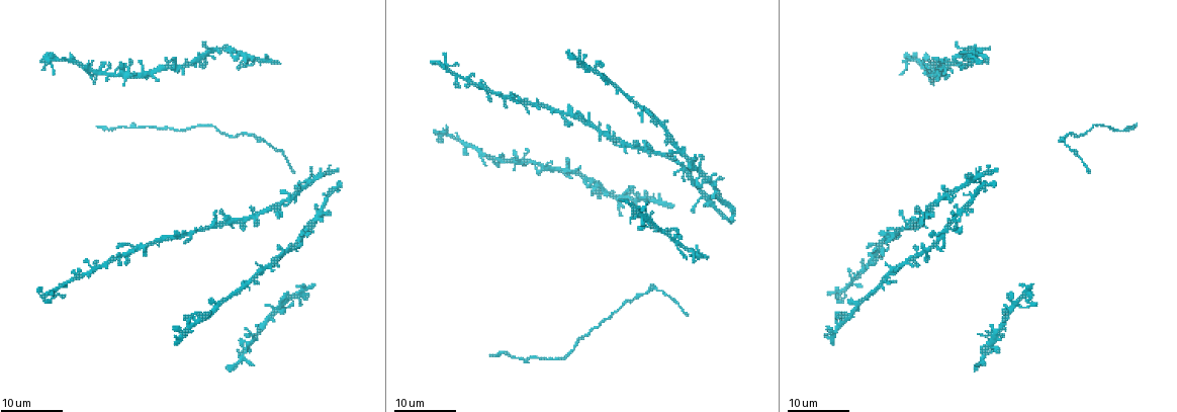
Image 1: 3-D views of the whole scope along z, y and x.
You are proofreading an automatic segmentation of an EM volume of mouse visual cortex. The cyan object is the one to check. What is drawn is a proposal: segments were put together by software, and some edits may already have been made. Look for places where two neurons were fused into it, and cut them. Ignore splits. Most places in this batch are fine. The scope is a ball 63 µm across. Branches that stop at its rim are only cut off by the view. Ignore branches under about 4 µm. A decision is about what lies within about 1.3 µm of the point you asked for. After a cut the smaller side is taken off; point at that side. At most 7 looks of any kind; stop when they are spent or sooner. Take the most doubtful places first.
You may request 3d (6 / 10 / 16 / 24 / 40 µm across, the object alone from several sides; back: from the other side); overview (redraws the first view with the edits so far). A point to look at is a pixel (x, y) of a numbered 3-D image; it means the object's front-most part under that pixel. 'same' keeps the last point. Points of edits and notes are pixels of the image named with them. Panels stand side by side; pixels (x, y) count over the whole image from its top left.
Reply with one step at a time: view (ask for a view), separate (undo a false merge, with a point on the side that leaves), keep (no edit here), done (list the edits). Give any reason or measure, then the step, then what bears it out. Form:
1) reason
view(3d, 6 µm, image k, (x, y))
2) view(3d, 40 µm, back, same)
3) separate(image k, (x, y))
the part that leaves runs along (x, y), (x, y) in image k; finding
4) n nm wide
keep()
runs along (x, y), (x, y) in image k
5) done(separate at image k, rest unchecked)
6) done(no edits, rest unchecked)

small branch off a trunk
view(3d, 24 µm, image 1, (308, 182))

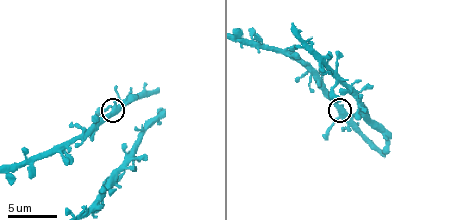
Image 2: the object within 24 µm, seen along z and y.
view(3d, 6 µm, image 2, (116, 111))

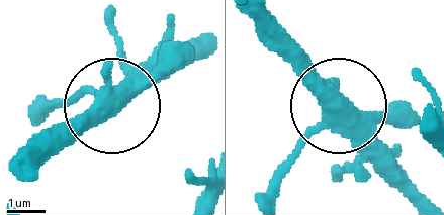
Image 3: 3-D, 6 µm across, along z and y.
4 arms
keep()
runs along (108, 10), (127, 71), (117, 94), (33, 103) in image 3; one neuron here

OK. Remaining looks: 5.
view(3d, 16 µm, image 1, (1063, 138))

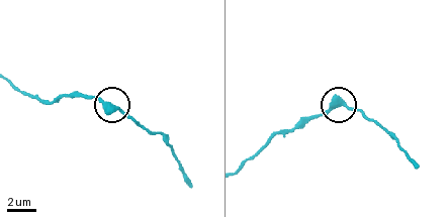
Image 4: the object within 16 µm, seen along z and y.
view(3d, 10 µm, image 4, (340, 101))

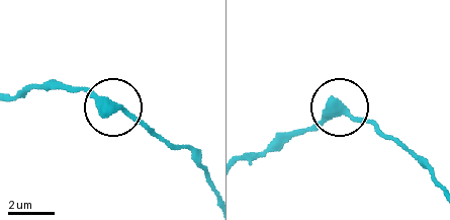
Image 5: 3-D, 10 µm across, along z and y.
400 nm wide
keep()
all the same neuron

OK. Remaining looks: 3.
four or more arms meet
view(3d, 24 µm, image 1, (525, 104))

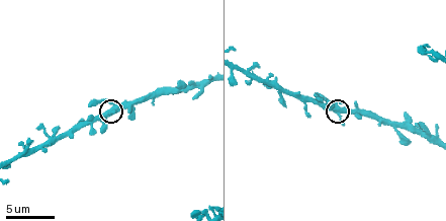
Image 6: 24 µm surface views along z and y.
view(3d, 10 µm, image 6, (340, 111))

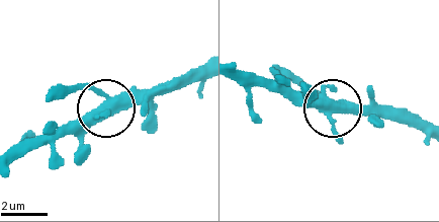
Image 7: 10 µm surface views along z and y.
keep()
runs along (427, 135), (381, 116), (335, 107), (290, 71) in image 7; all the same neuron

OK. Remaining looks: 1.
done(no edits, rest unchecked)

